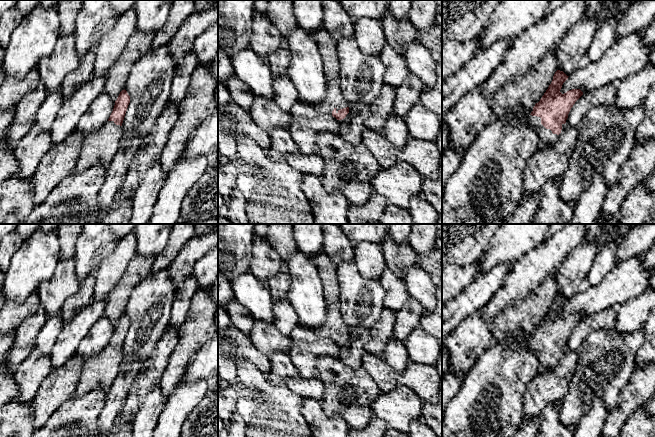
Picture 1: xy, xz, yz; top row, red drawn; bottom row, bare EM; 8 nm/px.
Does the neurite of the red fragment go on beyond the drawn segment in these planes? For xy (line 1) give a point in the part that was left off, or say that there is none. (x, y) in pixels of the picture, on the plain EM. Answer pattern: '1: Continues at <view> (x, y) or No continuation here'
1: Continues at xy (98, 372)

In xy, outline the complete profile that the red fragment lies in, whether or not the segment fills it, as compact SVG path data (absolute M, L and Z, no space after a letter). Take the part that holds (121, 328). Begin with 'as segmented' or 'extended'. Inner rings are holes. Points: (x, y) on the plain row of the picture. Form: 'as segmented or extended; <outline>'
extended; M124 313L103 351L84 360L73 397L82 397L93 390L102 390L105 393L109 391L123 362L122 347L129 327L130 320Z

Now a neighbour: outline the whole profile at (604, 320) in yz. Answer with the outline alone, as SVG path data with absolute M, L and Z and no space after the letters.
M617 307L608 308L583 318L571 332L565 350L579 350L587 336L592 332L614 329L617 321L616 309Z

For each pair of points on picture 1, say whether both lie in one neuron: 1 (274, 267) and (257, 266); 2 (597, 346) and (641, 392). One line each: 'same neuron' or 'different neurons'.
1: same neuron
2: different neurons

